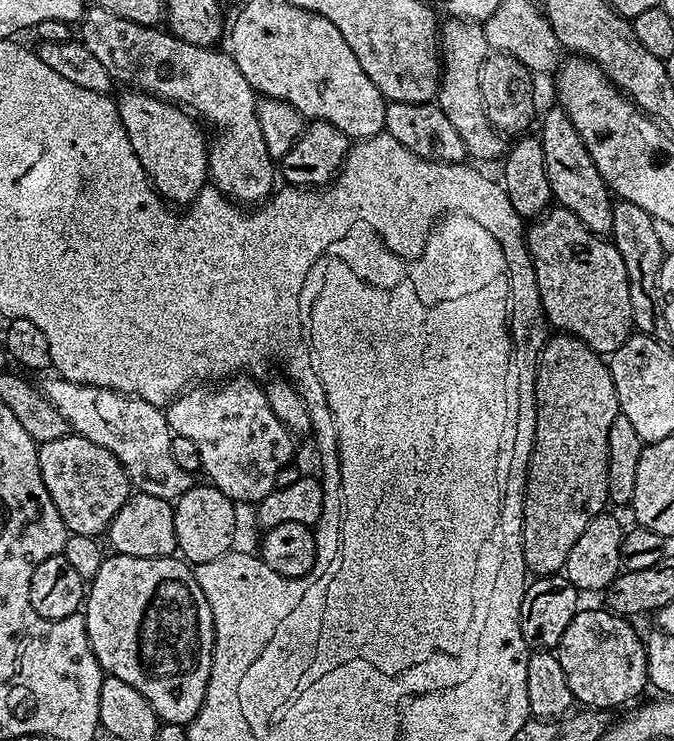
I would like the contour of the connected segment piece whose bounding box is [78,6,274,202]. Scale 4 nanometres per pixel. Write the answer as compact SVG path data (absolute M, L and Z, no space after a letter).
M95 6L89 7L79 21L78 40L94 54L95 58L98 58L99 62L102 62L117 85L124 84L120 86L127 86L148 96L156 96L168 104L177 105L195 114L209 129L212 127L216 131L216 137L211 137L208 146L208 175L218 191L233 202L245 202L244 200L263 202L268 199L274 188L272 185L274 158L266 150L266 138L262 138L262 130L258 126L256 113L258 93L252 89L250 82L246 82L242 70L238 70L238 66L227 51L219 52L219 47L216 46L203 48L179 40L163 27L130 22L118 14L110 14L110 10Z

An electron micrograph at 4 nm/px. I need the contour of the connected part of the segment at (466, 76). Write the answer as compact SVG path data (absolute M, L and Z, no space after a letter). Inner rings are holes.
M448 18L439 25L438 47L440 49L440 91L435 103L450 118L454 130L464 143L464 151L476 160L499 161L505 155L505 137L495 131L484 113L482 90L478 82L478 74L482 70L482 62L488 48L483 27L475 20ZM445 23L445 24L444 24Z

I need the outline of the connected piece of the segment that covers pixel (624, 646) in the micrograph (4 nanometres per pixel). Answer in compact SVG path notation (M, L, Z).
M588 608L577 611L575 618L566 626L566 634L562 634L558 655L562 662L562 671L566 674L566 682L570 682L570 690L581 705L592 710L613 710L619 704L627 705L635 701L643 688L649 687L647 674L647 650L641 633L632 629L631 619L618 616L611 610Z

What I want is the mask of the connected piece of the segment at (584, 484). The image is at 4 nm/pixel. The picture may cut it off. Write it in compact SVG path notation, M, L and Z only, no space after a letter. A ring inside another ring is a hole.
M552 334L545 339L544 346L536 361L536 435L532 445L532 457L528 460L528 479L524 482L524 565L533 577L555 576L561 571L582 530L590 526L590 522L609 503L608 498L608 442L610 440L610 425L614 418L620 415L618 394L614 390L614 378L609 370L605 357L592 348L587 348L576 337L567 334Z

